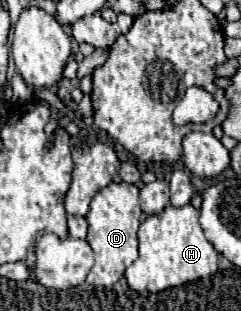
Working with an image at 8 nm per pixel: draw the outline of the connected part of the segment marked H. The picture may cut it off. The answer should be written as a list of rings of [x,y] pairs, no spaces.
[[[191,204],[185,208],[167,206],[161,214],[149,216],[137,232],[139,258],[125,270],[125,280],[135,292],[163,292],[217,272],[219,254],[213,244],[205,238],[199,226],[199,210]]]

